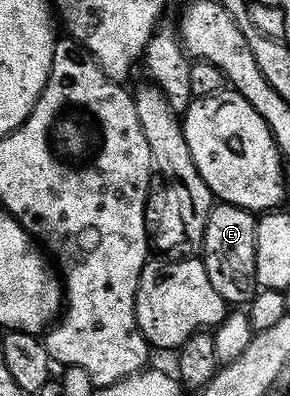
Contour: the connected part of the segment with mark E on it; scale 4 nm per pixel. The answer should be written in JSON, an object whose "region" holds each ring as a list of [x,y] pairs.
{"region":[[[218,201],[207,216],[207,228],[199,244],[199,254],[207,268],[211,285],[219,296],[223,296],[226,304],[248,304],[258,292],[255,276],[256,227],[254,211],[244,210],[230,202]]]}

